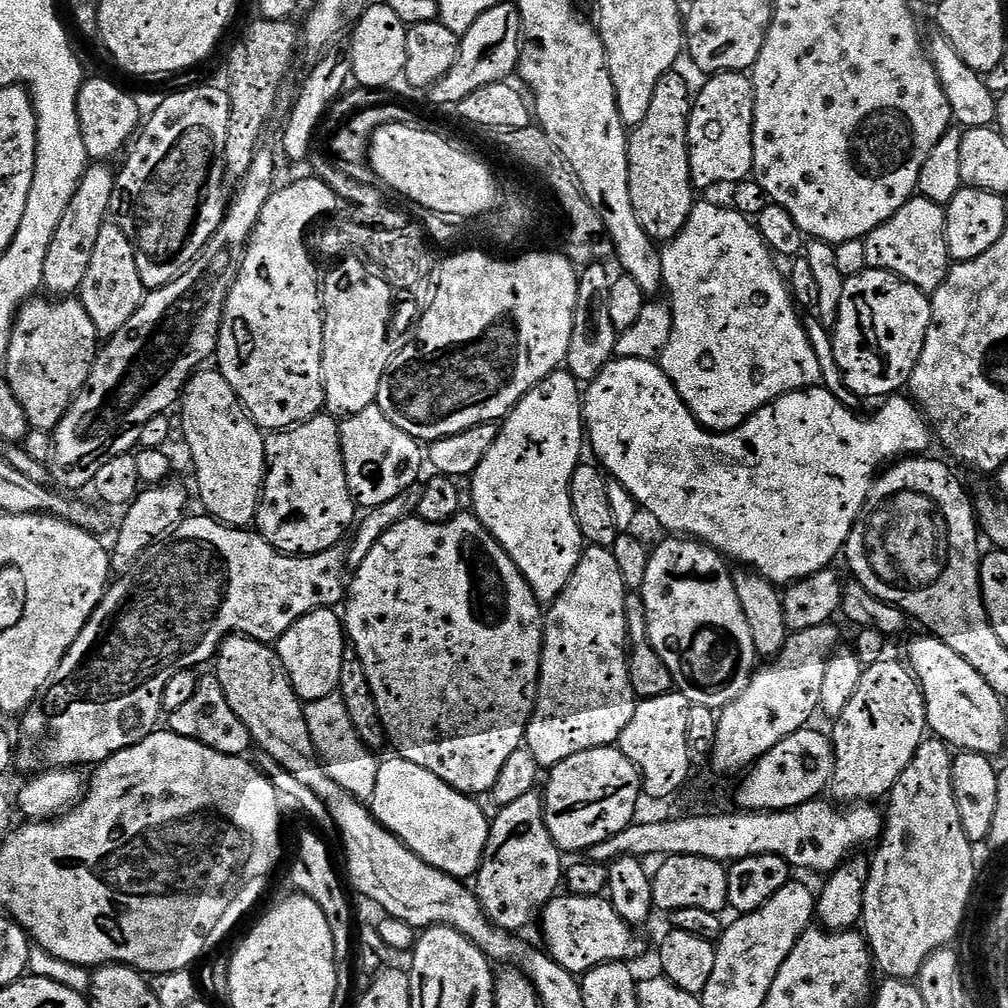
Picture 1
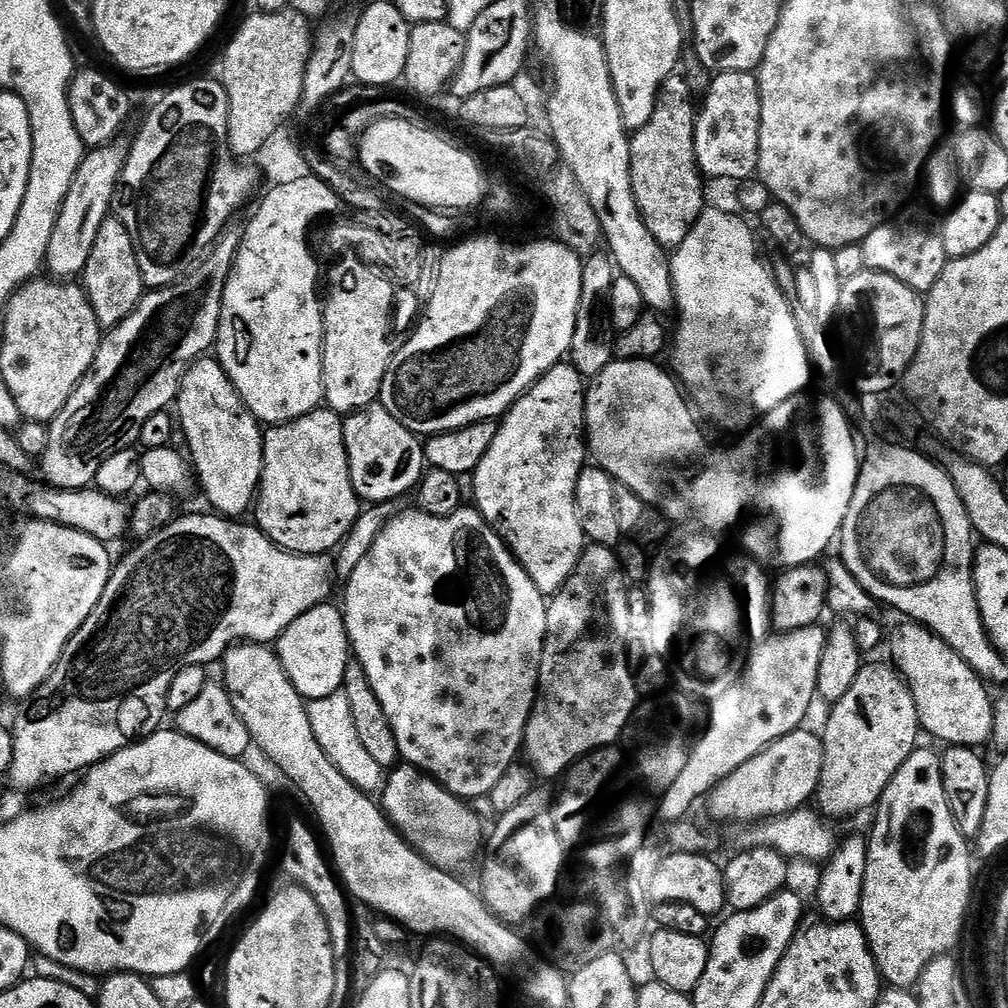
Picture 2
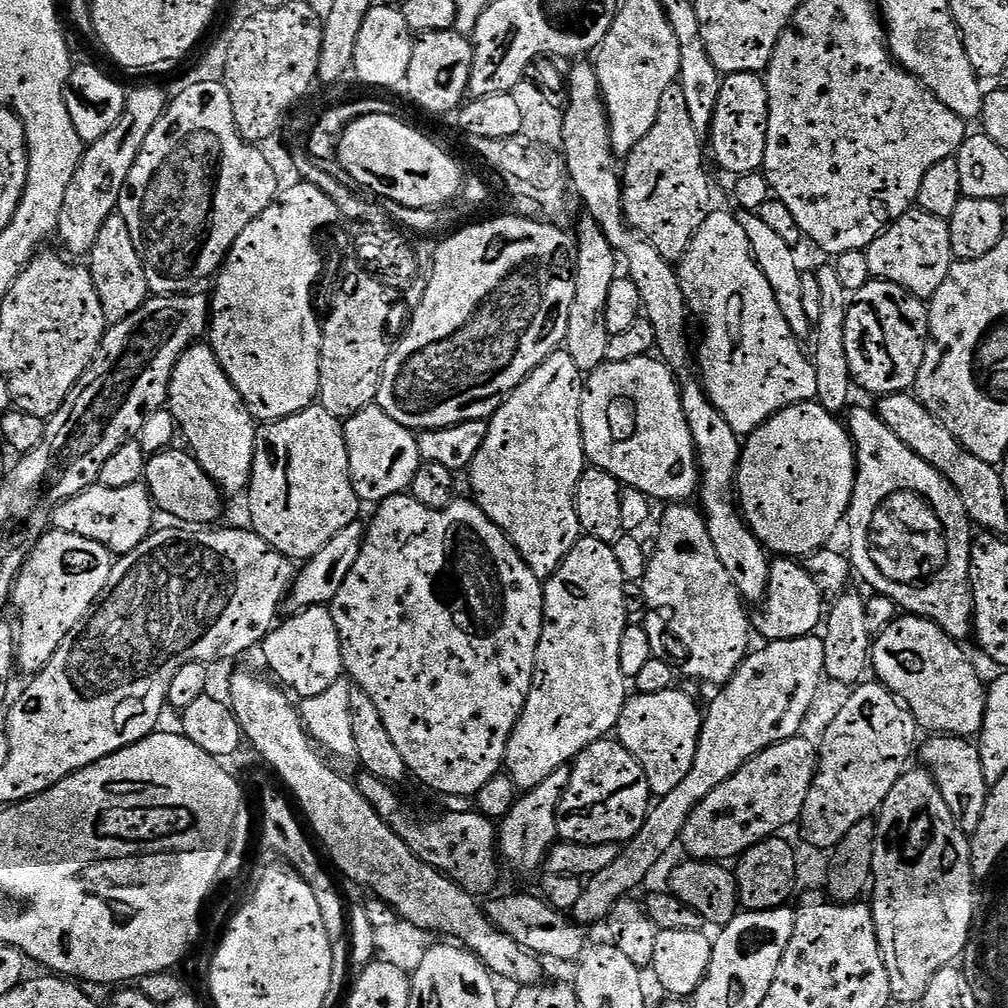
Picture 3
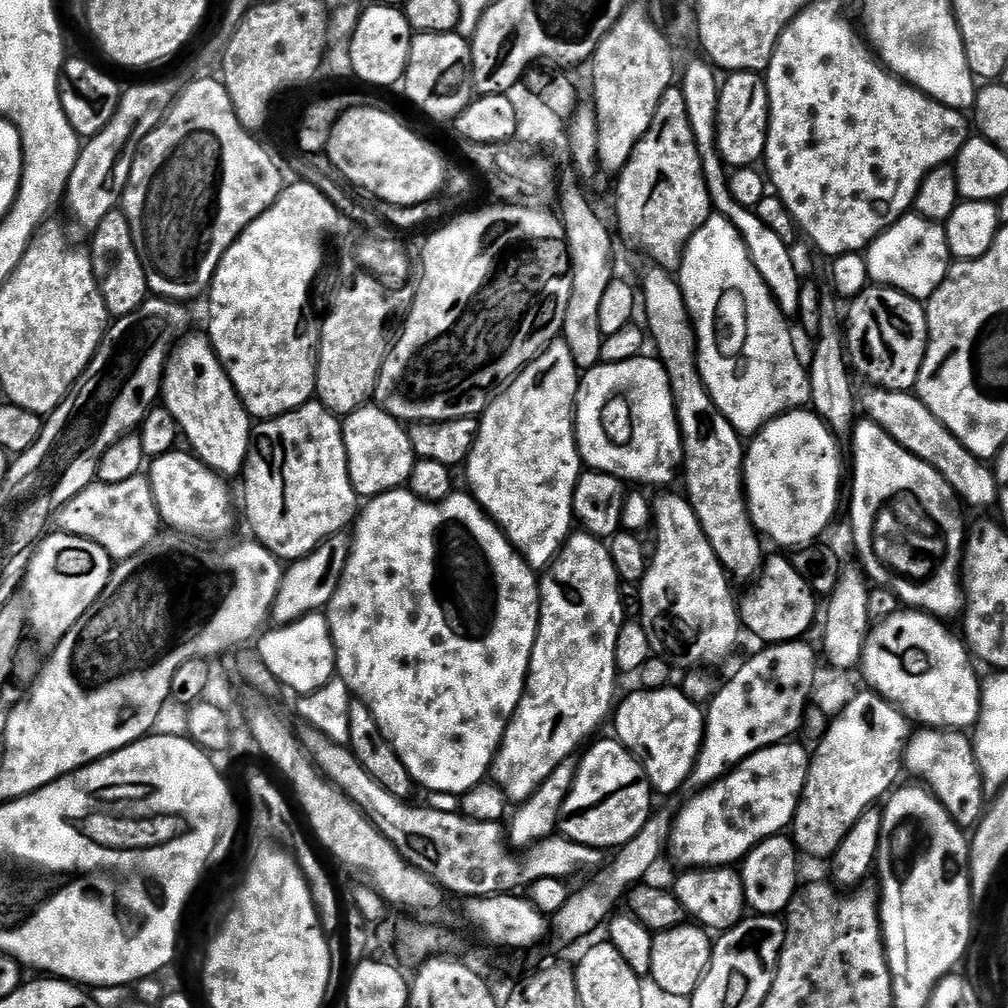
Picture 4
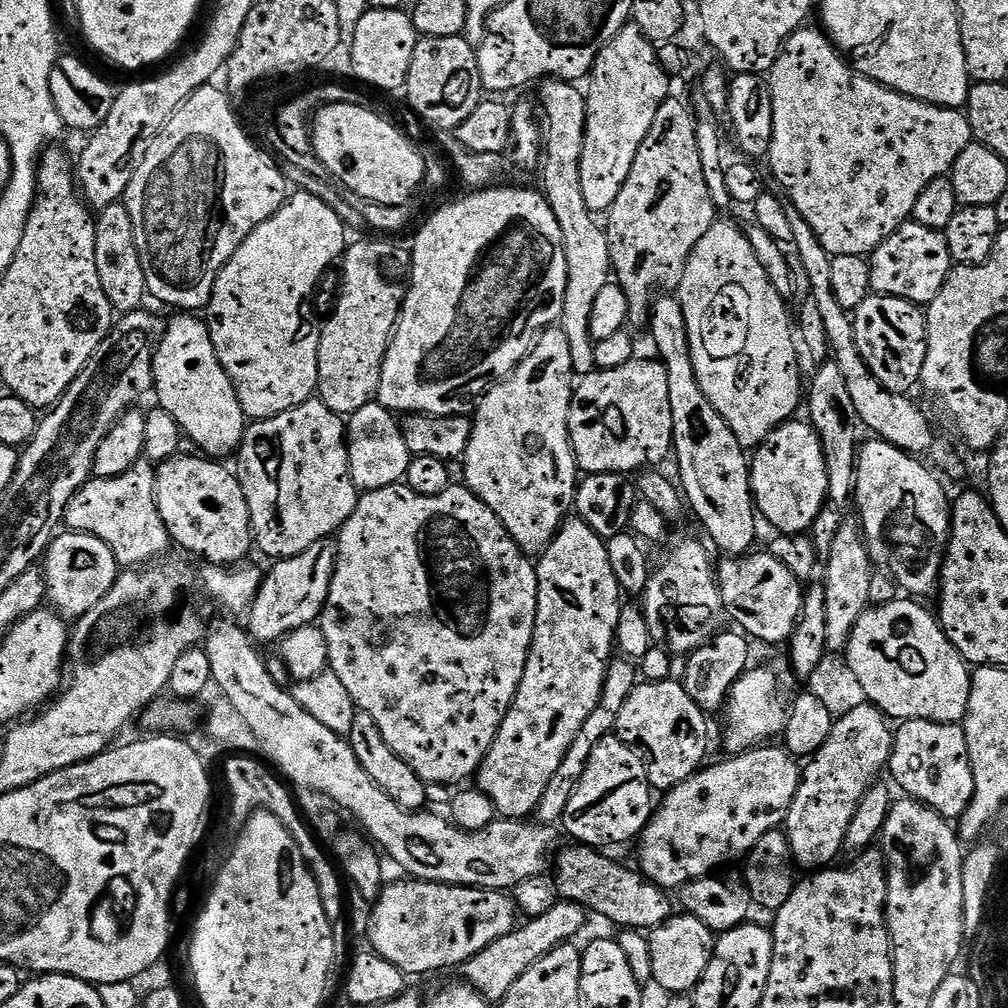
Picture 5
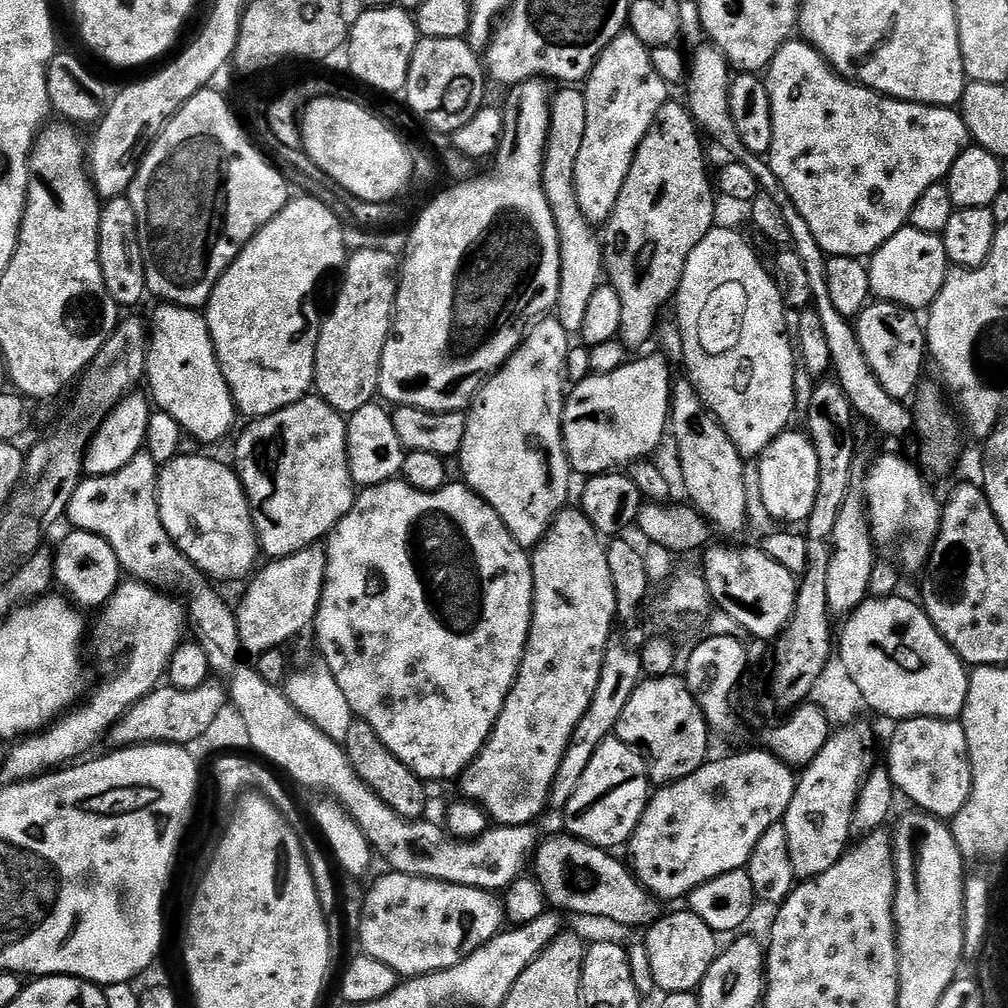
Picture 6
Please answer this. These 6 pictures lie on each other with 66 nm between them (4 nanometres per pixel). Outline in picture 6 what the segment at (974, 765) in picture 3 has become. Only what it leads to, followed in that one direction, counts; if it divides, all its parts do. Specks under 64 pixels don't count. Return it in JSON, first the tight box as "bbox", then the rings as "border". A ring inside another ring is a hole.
{"bbox":[886,716,972,822],"border":[[[919,716],[913,720],[901,720],[895,728],[896,733],[888,744],[886,767],[892,775],[897,793],[903,799],[905,796],[906,799],[913,800],[916,803],[913,805],[919,811],[945,822],[951,821],[962,810],[962,806],[966,806],[972,789],[972,763],[968,757],[963,723],[959,719],[938,720],[935,716]]]}

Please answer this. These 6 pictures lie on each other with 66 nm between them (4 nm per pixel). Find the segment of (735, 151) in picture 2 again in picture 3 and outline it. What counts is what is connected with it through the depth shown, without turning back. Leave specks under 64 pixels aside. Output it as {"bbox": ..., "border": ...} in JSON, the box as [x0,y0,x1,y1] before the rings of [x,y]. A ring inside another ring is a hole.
{"bbox":[710,72,768,177],"border":[[[729,72],[725,75],[721,82],[721,93],[718,94],[717,108],[714,110],[713,122],[710,131],[710,139],[712,138],[712,152],[710,148],[710,156],[716,159],[716,164],[726,171],[732,172],[733,177],[745,176],[747,172],[758,172],[763,169],[764,158],[768,155],[766,150],[766,134],[768,133],[768,86],[763,75],[754,72]]]}

